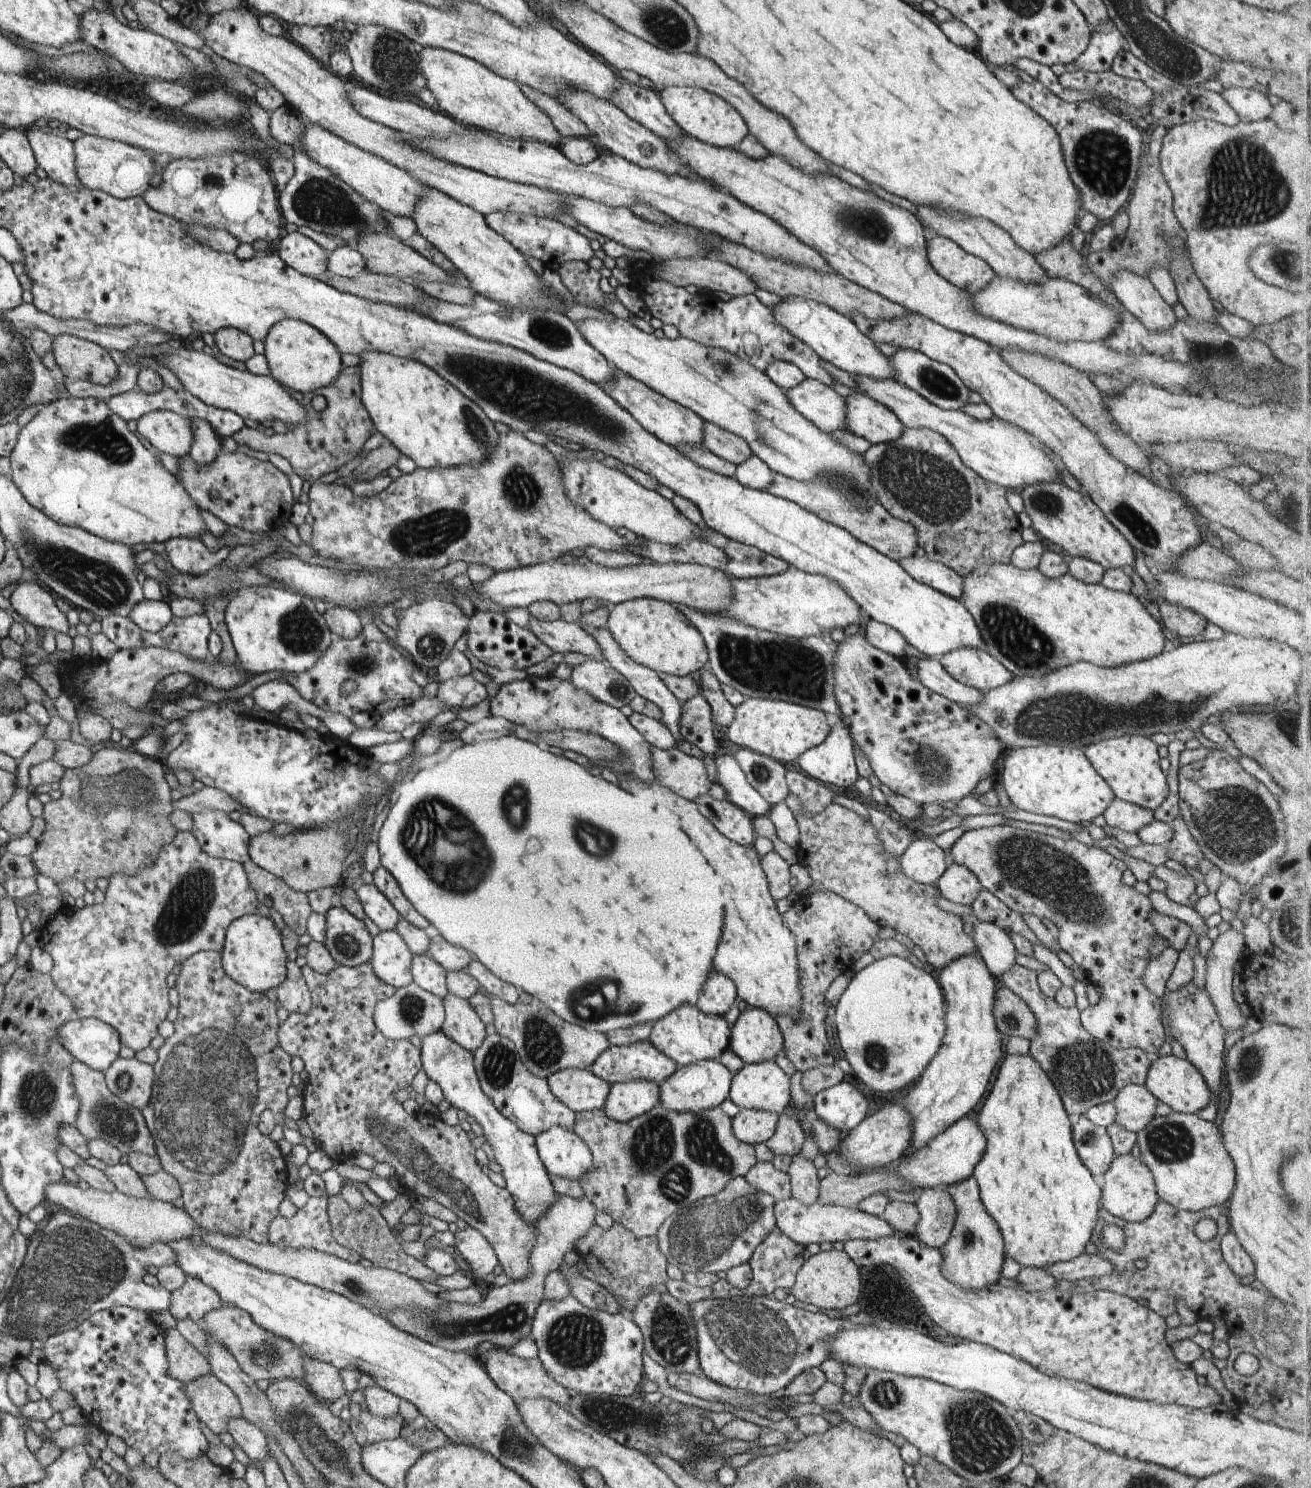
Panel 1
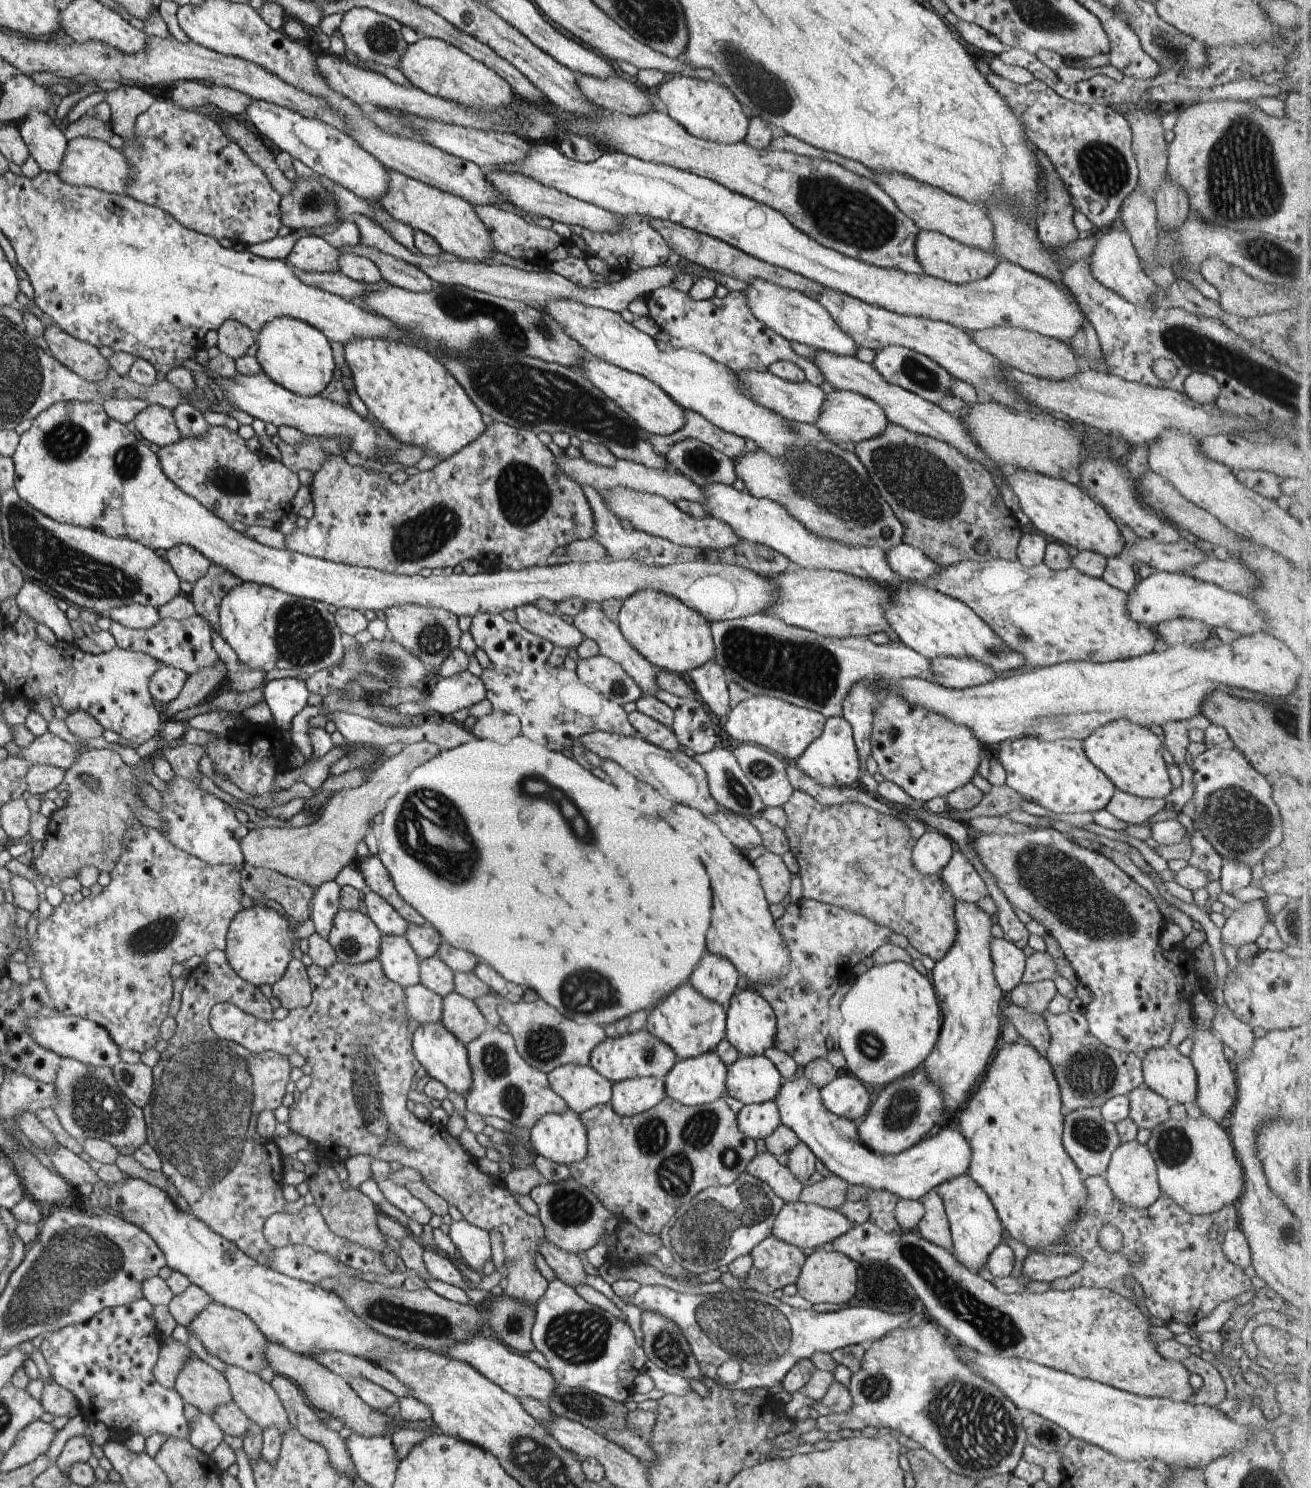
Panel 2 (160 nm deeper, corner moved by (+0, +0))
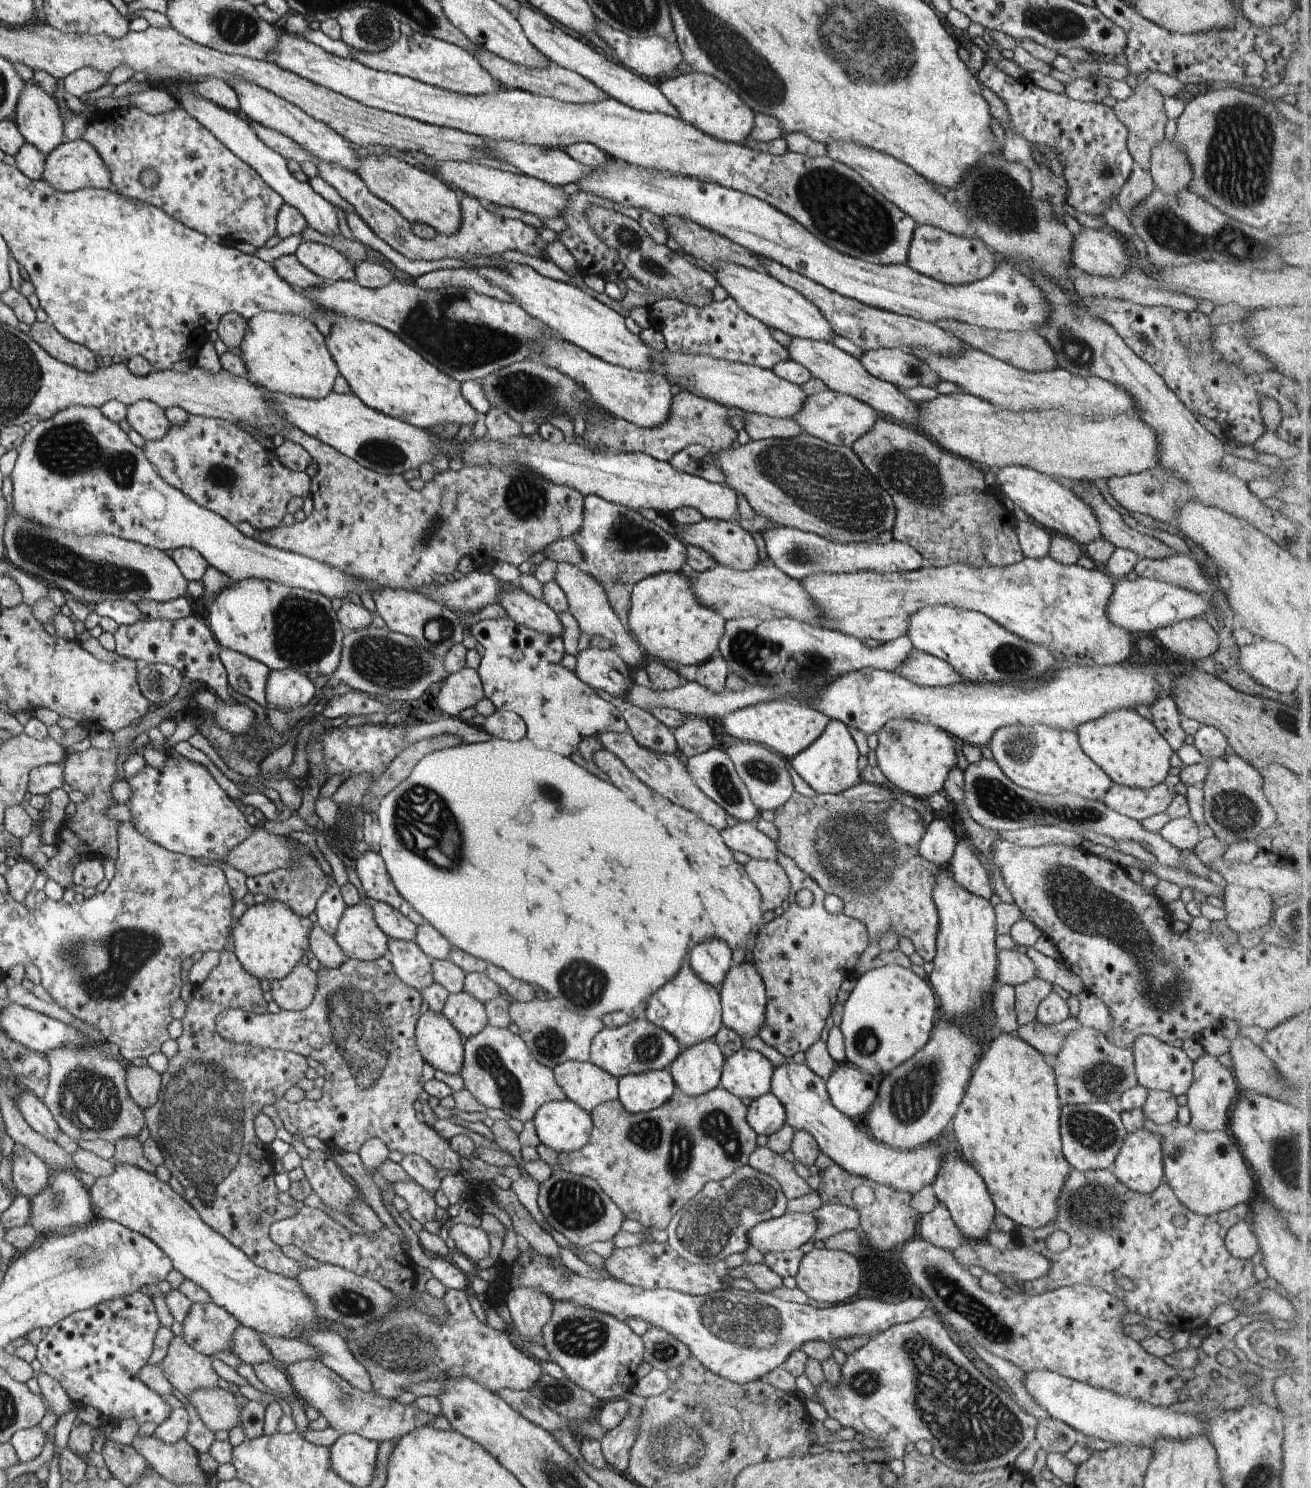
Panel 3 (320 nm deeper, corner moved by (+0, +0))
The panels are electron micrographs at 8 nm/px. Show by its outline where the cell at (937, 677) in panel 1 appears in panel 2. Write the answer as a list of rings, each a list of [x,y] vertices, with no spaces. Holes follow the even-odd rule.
[[[766,614],[713,622],[711,633],[715,644],[714,660],[723,668],[728,682],[738,683],[752,696],[765,694],[769,697],[778,697],[796,706],[822,713],[827,718],[841,716],[843,700],[852,685],[862,679],[883,677],[897,681],[901,678],[916,677],[936,683],[931,676],[929,659],[898,640],[877,645],[868,637],[835,639],[786,624],[781,618]]]

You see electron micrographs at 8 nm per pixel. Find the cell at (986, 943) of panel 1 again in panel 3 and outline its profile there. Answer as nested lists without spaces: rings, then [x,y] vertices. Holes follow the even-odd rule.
[[[1001,950],[997,953],[997,957],[997,978],[1000,985],[1018,986],[1018,984],[1038,978],[1037,968],[1026,953],[1016,950]]]

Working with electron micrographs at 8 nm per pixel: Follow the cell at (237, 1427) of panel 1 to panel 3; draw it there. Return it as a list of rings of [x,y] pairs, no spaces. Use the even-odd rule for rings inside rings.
[[[218,1386],[201,1388],[187,1396],[200,1420],[213,1432],[234,1428],[241,1418],[235,1394]]]

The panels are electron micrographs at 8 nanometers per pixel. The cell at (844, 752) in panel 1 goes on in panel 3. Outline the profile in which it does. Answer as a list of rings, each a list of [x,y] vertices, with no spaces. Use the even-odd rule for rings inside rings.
[[[831,719],[824,732],[806,750],[792,757],[791,765],[800,778],[820,796],[837,795],[862,781],[858,773],[858,749],[848,725]]]

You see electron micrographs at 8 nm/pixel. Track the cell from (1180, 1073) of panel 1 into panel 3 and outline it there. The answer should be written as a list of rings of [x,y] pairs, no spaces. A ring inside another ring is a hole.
[[[1138,1035],[1132,1043],[1135,1071],[1140,1085],[1145,1086],[1149,1091],[1161,1090],[1174,1094],[1175,1097],[1180,1094],[1187,1094],[1193,1081],[1192,1061],[1186,1052],[1172,1044],[1162,1042],[1159,1038],[1152,1035]]]

